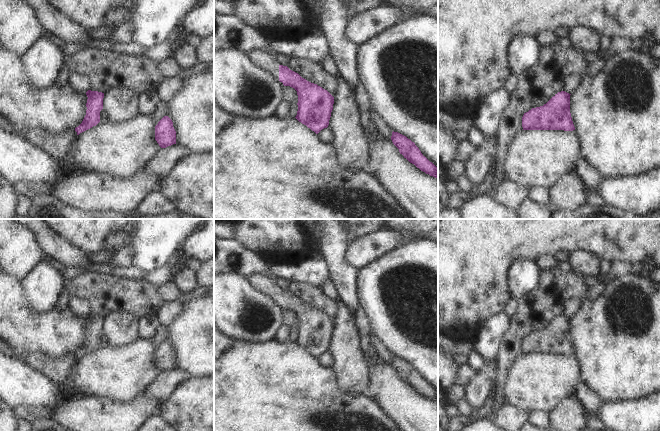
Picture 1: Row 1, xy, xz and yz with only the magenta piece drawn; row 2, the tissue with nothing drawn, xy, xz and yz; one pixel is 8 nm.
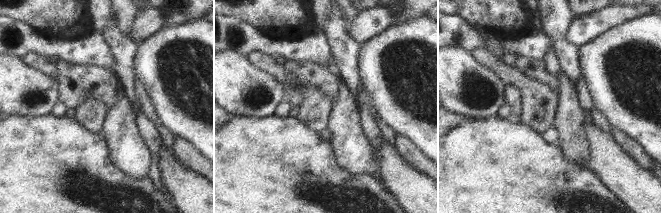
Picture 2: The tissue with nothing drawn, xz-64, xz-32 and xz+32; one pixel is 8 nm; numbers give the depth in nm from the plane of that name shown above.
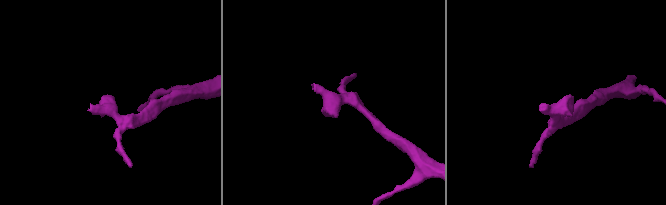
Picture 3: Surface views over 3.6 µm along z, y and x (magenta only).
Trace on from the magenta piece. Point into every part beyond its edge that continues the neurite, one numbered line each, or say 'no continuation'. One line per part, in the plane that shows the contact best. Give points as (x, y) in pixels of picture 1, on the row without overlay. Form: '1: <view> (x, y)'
1: xz (267, 286).

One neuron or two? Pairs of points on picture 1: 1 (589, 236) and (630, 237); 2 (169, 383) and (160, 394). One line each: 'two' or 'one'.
1: one
2: one

